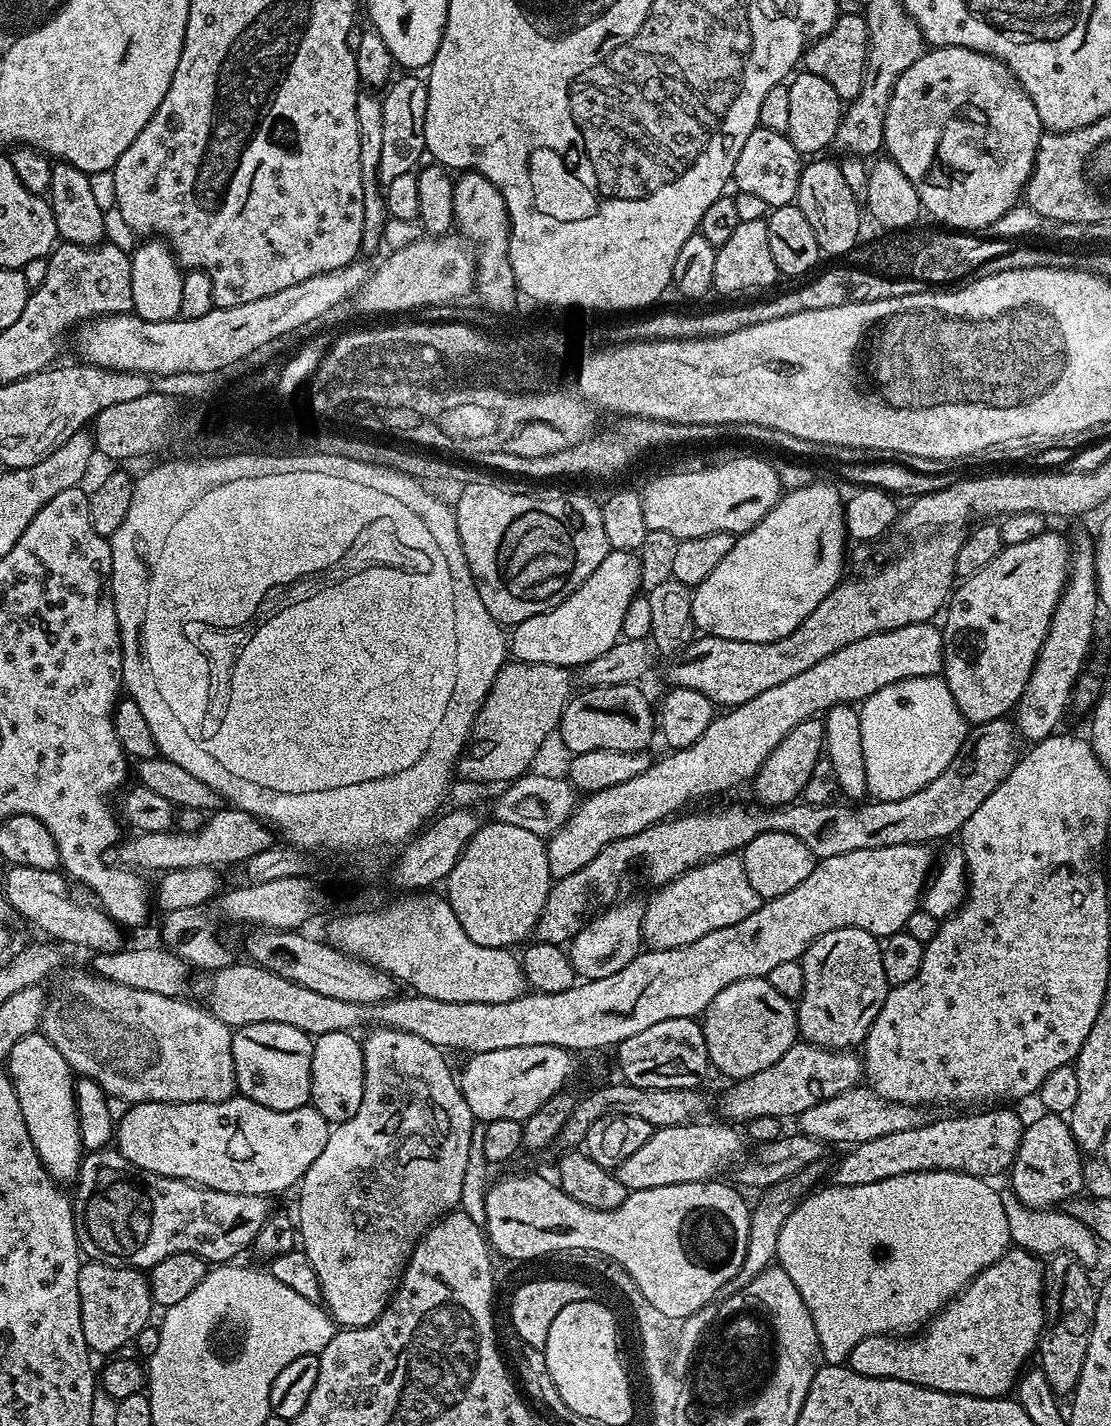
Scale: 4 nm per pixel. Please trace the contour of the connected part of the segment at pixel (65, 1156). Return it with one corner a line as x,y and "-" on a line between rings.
34,1031
10,1050
6,1071
26,1122
26,1134
30,1134
30,1142
34,1142
42,1166
57,1182
75,1181
80,1173
84,1147
78,1134
76,1080
72,1067
62,1054
58,1054
58,1046
51,1044
39,1031

